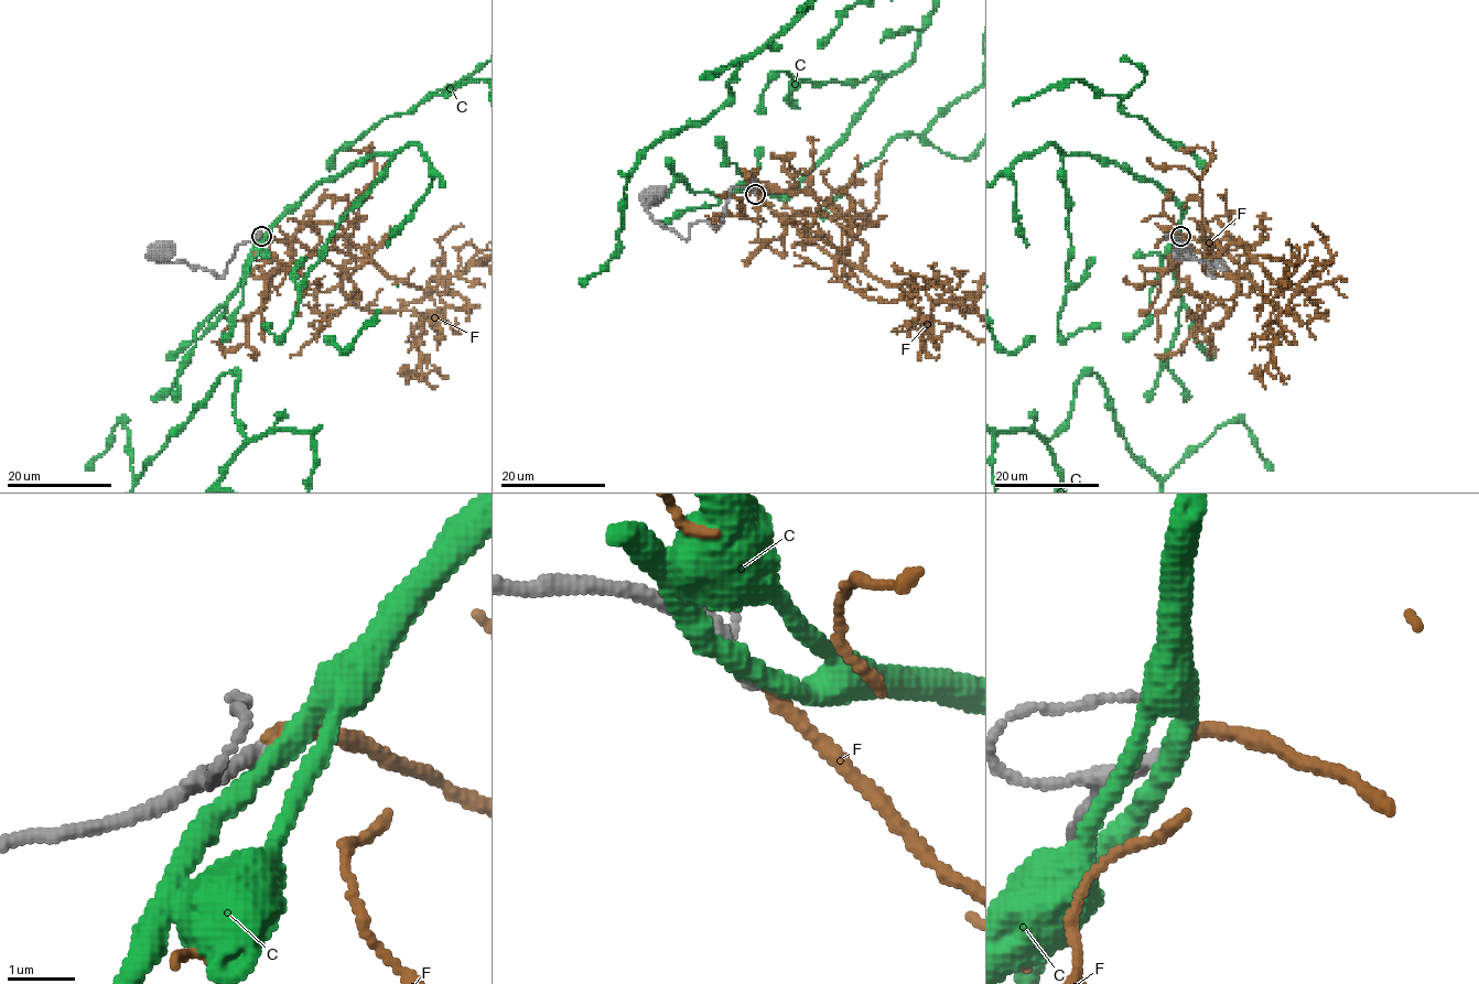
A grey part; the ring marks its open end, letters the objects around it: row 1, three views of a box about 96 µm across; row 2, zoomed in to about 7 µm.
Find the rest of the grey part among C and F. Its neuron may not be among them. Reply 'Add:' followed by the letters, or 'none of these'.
Add: none of these

